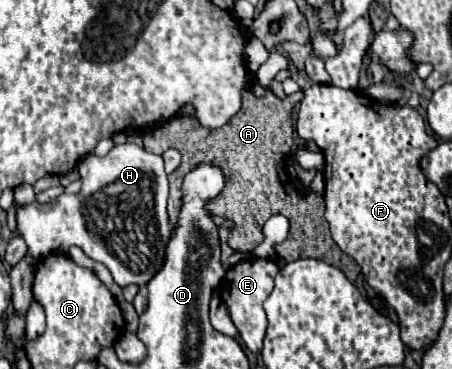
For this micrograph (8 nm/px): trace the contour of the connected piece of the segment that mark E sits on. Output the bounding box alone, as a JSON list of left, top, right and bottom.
[221,259,277,353]

